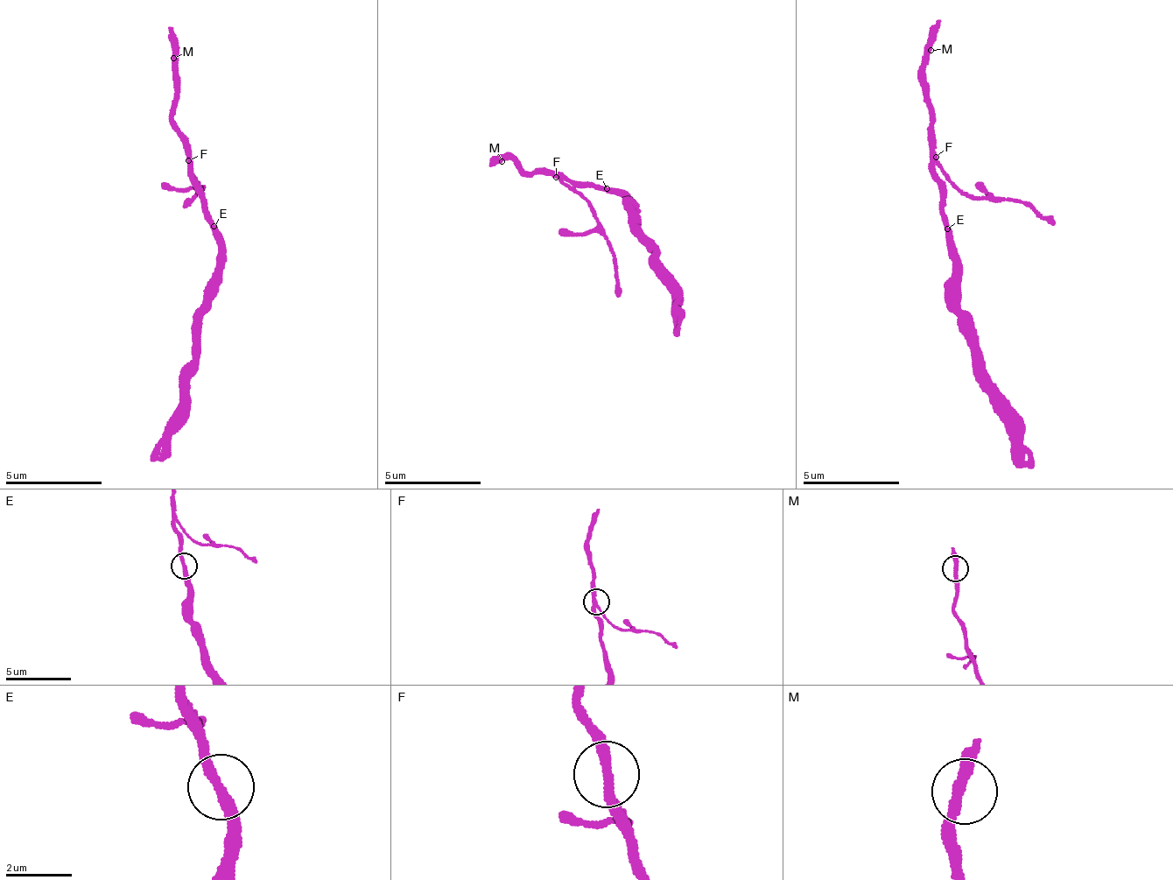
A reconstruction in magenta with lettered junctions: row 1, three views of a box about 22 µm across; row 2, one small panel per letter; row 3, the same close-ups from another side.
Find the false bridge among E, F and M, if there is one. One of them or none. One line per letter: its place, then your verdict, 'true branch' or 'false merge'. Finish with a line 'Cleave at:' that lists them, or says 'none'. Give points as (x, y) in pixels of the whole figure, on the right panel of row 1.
E: place (947, 228); true branch
F: place (936, 157); false merge
M: place (930, 50); true branch
Cleave at: F

